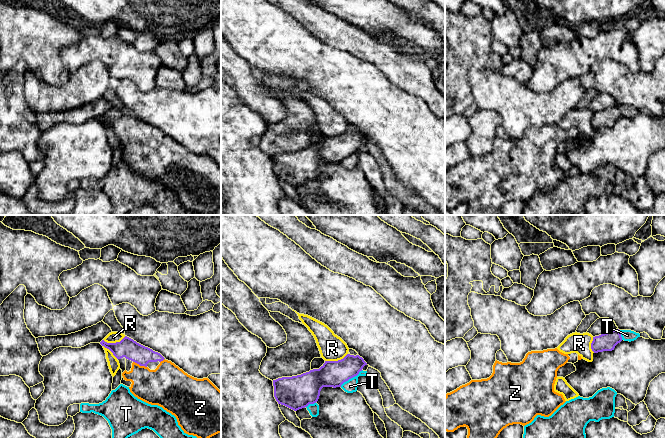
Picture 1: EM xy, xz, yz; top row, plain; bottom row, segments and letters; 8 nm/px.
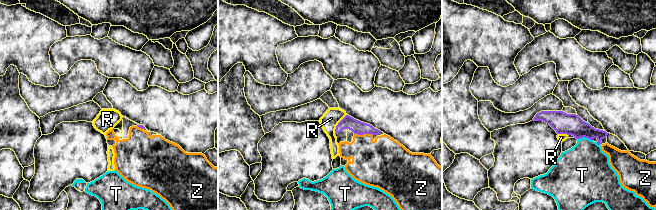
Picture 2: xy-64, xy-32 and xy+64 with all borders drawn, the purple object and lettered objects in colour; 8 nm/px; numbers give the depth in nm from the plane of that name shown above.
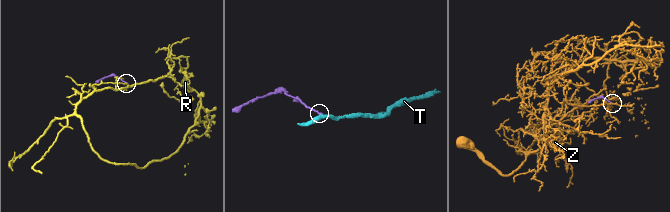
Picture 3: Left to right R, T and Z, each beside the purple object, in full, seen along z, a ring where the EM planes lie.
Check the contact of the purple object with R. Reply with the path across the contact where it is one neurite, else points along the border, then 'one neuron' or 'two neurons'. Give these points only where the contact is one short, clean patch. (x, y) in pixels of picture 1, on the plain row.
border along xz (347, 129), (340, 135), (325, 137); two neurons

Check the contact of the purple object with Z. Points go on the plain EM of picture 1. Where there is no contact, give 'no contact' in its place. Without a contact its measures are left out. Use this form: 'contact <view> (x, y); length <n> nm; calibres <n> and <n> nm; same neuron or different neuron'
contact xy (140, 141); length 120 nm; calibres 160 and 300 nm; same neuron

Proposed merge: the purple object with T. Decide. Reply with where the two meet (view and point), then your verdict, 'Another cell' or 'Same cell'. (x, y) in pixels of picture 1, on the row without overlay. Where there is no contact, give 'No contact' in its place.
Touches purple at xz (351, 153). Another cell

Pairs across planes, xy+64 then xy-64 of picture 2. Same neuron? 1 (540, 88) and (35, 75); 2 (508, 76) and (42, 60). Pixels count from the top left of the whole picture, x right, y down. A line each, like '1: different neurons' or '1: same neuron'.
1: different neurons
2: same neuron

